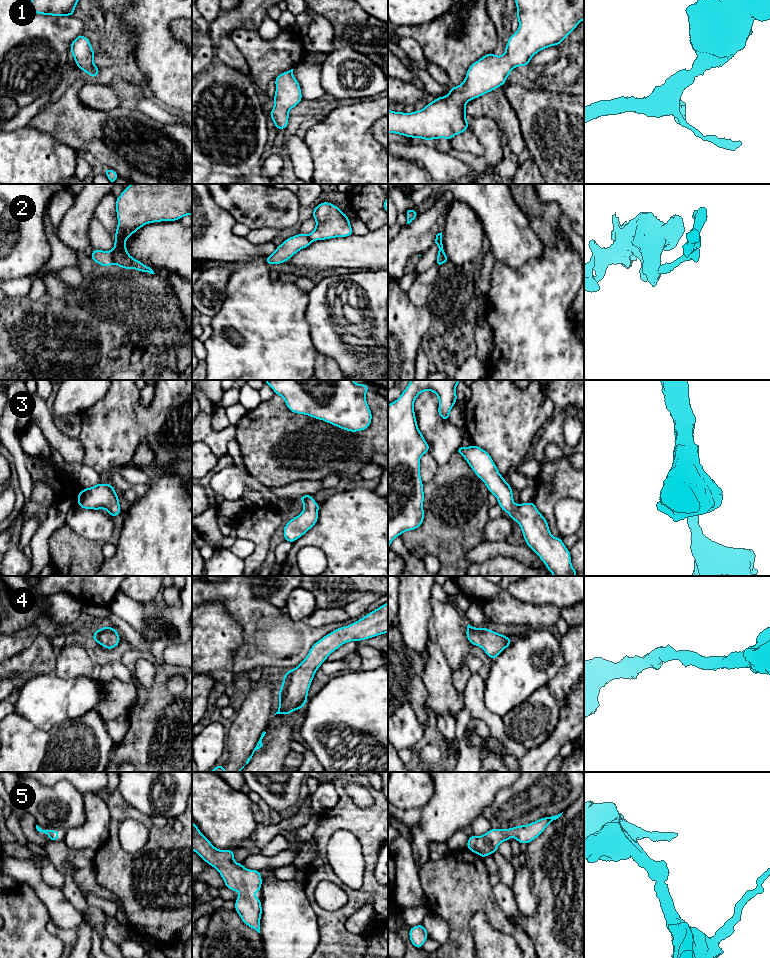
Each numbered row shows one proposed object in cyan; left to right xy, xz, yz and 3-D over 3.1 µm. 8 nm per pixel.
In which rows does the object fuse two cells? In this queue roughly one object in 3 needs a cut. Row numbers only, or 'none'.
2

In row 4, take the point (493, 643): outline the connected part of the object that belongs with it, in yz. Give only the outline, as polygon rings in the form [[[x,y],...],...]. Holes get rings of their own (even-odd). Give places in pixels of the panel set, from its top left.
[[[469,624],[466,636],[472,645],[480,646],[493,661],[512,642],[512,637],[509,639],[507,636],[489,630],[486,627],[474,628]]]

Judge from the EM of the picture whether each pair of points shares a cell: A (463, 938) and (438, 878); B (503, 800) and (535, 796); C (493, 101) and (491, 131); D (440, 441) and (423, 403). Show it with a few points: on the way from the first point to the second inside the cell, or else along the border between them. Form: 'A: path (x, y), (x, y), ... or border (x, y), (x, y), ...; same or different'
A: path (459, 923), (457, 900), (453, 893); same
B: path (511, 801), (527, 801); same
C: border (469, 114), (489, 117), (496, 125), (502, 140); different
D: path (437, 432), (428, 421), (426, 412); same

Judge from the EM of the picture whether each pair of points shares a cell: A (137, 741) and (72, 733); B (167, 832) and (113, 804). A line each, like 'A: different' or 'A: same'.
A: different
B: same

